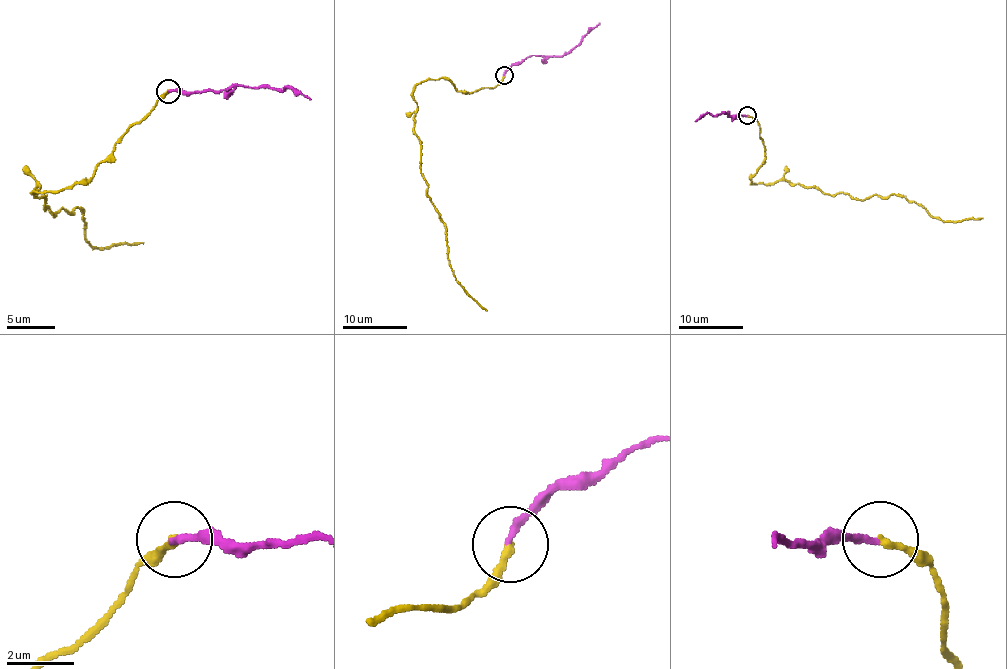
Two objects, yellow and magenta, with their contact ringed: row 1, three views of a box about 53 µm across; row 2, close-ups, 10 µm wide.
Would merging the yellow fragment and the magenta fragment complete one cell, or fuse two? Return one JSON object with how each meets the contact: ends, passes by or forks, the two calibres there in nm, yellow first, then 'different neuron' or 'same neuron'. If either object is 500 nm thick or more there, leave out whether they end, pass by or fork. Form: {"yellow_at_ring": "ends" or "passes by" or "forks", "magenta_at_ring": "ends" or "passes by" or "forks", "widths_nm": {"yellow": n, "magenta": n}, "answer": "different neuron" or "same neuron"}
{"yellow_at_ring": "ends", "magenta_at_ring": "ends", "widths_nm": {"yellow": 200, "magenta": 200}, "answer": "same neuron"}

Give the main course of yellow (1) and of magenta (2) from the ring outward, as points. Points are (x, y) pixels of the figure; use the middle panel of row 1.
1: (504, 76), (475, 92), (460, 92), (439, 77), (413, 90), (426, 196), (442, 223), (454, 277), (486, 311)
2: (504, 76), (514, 64), (522, 63), (528, 56), (563, 56), (569, 53), (600, 22)

